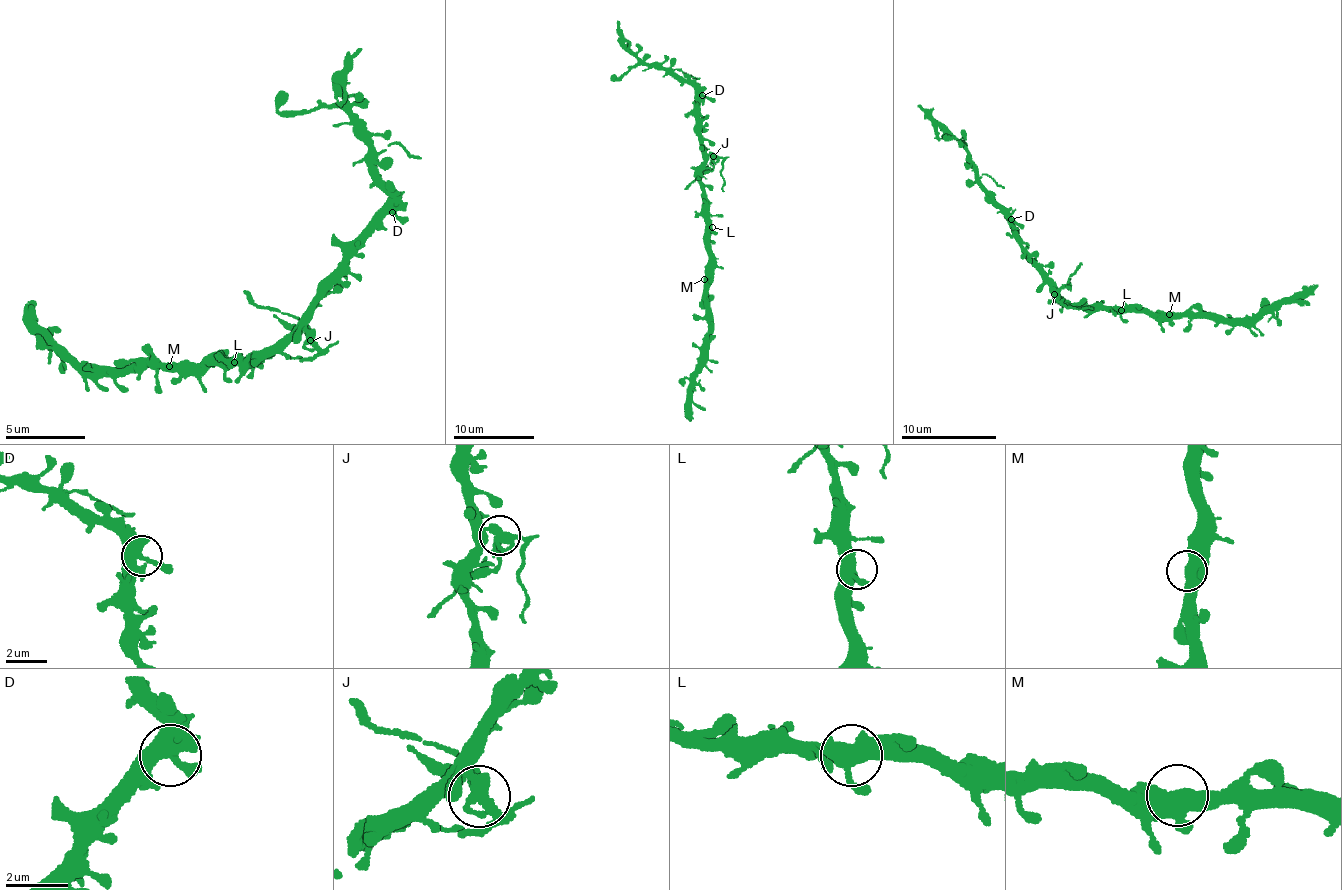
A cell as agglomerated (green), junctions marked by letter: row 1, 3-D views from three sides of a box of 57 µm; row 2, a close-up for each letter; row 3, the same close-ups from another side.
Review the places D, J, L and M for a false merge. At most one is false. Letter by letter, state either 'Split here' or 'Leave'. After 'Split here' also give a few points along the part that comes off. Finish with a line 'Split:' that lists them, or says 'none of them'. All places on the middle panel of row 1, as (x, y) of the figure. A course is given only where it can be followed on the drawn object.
D: Leave
J: Split here. Course of the part to remove: (712, 156), (708, 167), (685, 188)
L: Leave
M: Leave
Split: J

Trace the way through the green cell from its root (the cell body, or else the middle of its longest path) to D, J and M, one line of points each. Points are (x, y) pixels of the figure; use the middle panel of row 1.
D: (703, 183), (699, 174), (703, 157), (693, 117), (702, 95)
J: (703, 183), (700, 174), (712, 156)
M: (703, 183), (708, 256), (704, 279)

